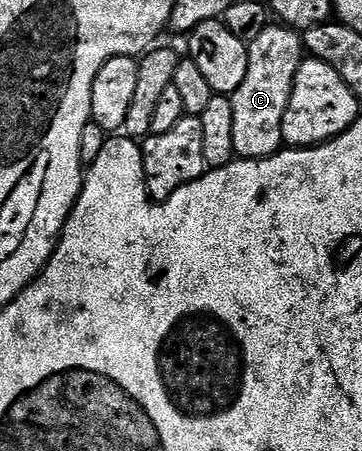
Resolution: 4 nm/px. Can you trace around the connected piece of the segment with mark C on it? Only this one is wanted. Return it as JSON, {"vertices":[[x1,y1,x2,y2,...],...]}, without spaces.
{"vertices":[[268,23,267,28,261,30,261,35,253,38,253,42,247,45,247,57,249,70,245,70,245,82,241,82,241,86,237,86,237,90,230,95,233,106,233,146,238,159,264,160,284,147,283,119,289,106,289,98,293,94,297,70,305,59,303,37,296,29,288,28,282,23]]}

